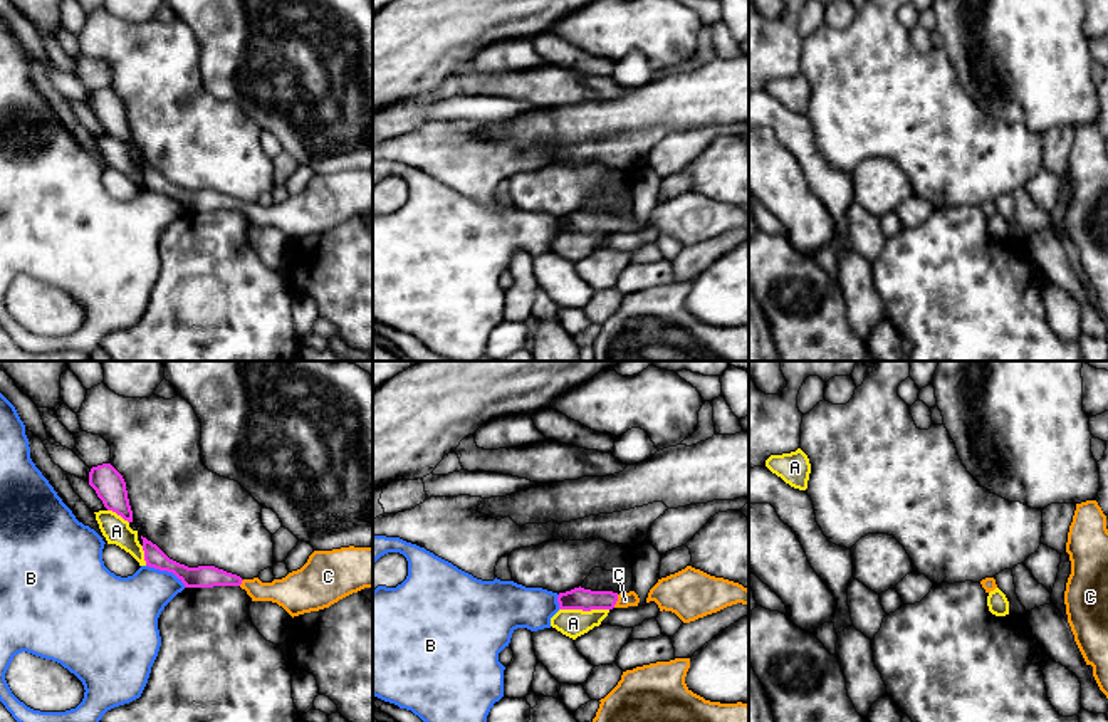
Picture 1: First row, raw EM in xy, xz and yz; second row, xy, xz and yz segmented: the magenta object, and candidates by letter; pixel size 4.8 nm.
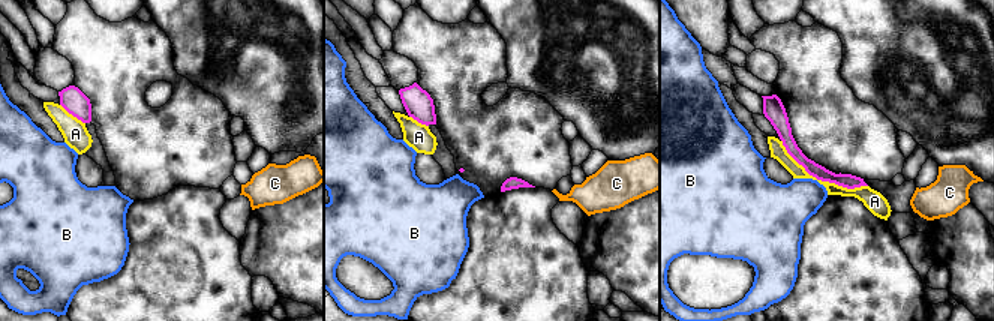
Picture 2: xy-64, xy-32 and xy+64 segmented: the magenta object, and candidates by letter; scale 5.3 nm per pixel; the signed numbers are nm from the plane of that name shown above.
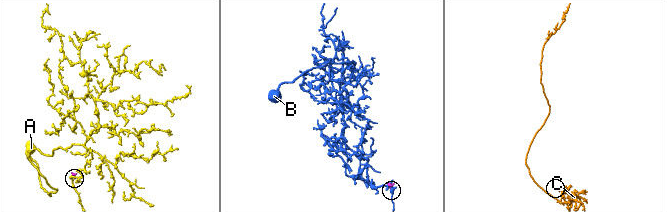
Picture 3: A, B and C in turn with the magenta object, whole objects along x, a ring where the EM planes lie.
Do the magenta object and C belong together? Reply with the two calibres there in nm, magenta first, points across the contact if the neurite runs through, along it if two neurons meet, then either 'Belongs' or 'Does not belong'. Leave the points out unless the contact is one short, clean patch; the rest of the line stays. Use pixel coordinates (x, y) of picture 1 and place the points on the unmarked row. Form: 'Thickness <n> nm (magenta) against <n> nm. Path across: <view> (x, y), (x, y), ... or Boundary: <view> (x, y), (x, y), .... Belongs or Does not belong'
Thickness 110 nm (magenta) against 70 nm. Path across: xz (578, 222), (616, 224), (625, 224). Belongs

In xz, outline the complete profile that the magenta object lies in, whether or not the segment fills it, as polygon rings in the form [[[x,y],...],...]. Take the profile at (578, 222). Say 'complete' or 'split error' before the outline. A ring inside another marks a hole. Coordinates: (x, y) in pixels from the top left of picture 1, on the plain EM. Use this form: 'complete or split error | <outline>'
split error | [[[574,212],[557,220],[559,233],[613,233],[638,230],[640,222],[635,215],[613,217],[613,215],[591,215],[584,212]]]

